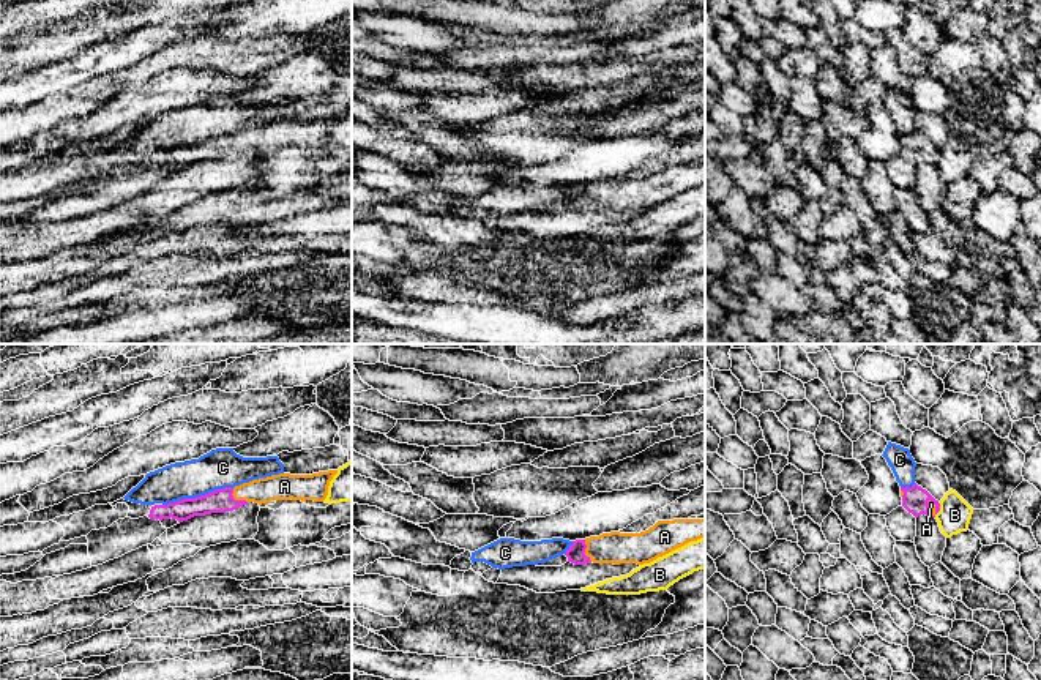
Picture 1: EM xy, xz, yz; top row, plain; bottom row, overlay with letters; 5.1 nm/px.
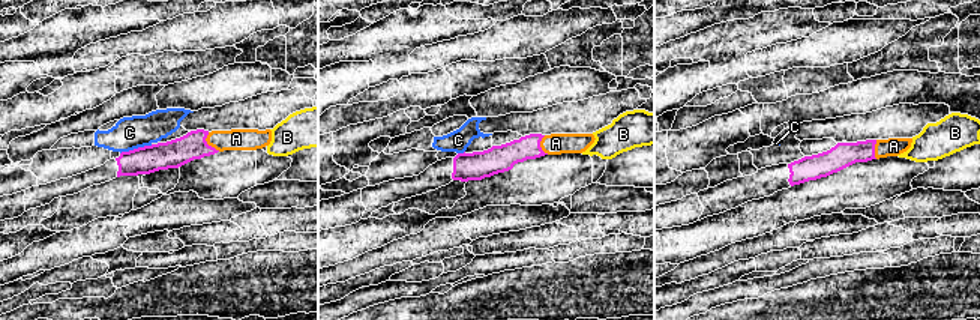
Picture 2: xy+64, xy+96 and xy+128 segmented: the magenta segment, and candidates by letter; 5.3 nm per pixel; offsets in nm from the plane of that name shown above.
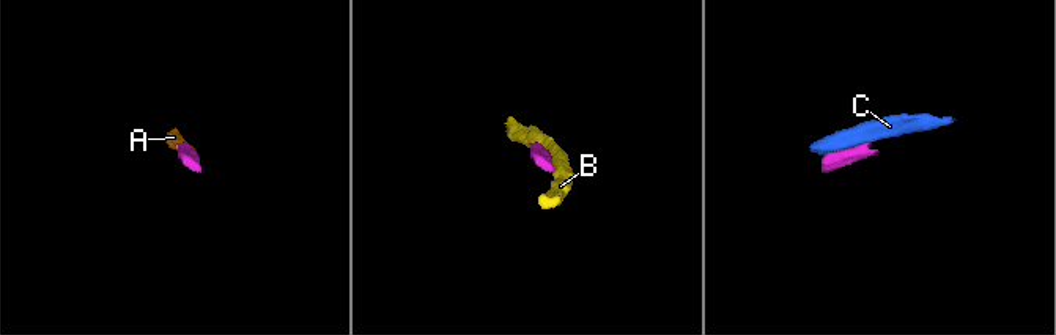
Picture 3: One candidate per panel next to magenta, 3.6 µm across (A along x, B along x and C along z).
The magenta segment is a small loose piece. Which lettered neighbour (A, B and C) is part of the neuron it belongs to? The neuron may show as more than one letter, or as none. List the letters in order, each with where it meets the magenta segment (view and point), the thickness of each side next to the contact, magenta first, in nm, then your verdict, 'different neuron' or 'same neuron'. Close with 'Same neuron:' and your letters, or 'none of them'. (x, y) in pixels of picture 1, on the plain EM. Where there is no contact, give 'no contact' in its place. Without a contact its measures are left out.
A: meets magenta in xy at (234, 145); 120 nm thick on the magenta side, 130 nm on the other; same neuron
B: meets magenta in yz at (939, 156); 130 nm thick on the magenta side, 170 nm on the other; different neuron
C: meets magenta in xy at (197, 144); 120 nm thick on the magenta side, 200 nm on the other; different neuron
Same neuron: A

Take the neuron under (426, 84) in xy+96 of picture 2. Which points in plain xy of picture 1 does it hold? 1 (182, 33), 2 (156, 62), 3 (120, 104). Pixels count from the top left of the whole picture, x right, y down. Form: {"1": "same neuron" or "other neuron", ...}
{"1": "other neuron", "2": "same neuron", "3": "other neuron"}

